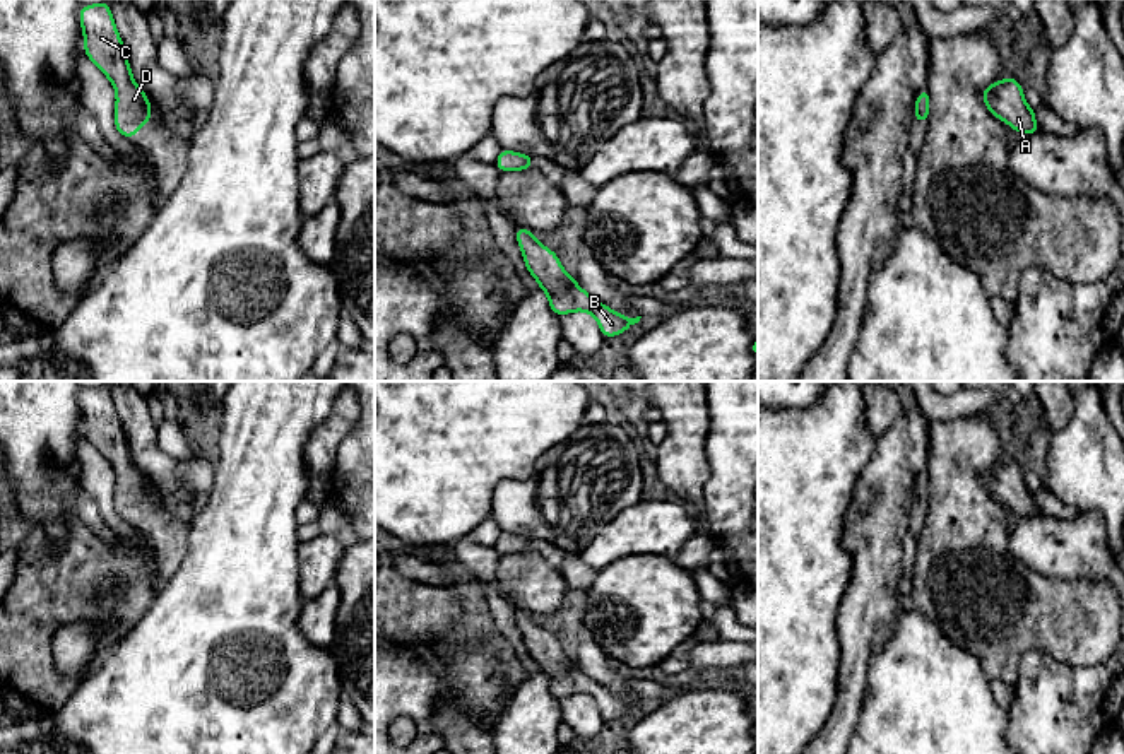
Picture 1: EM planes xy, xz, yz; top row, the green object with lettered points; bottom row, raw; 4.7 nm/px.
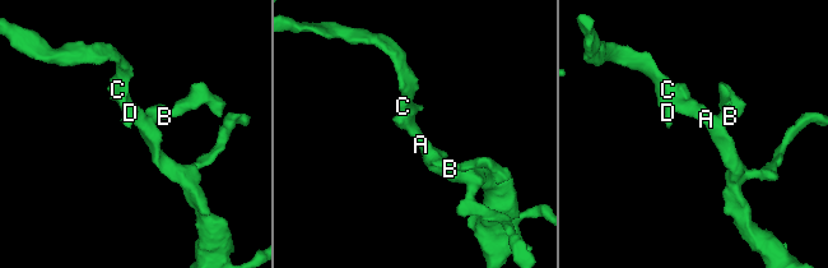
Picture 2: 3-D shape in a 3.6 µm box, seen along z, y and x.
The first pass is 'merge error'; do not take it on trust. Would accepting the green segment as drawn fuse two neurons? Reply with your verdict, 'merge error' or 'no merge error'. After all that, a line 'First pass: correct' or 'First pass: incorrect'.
no merge error
First pass: incorrect

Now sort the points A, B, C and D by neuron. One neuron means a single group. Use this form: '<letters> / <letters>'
A B C D

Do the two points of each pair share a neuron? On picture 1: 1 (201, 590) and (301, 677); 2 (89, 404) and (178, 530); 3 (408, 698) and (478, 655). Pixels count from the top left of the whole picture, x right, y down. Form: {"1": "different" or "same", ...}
{"1": "same", "2": "same", "3": "same"}

